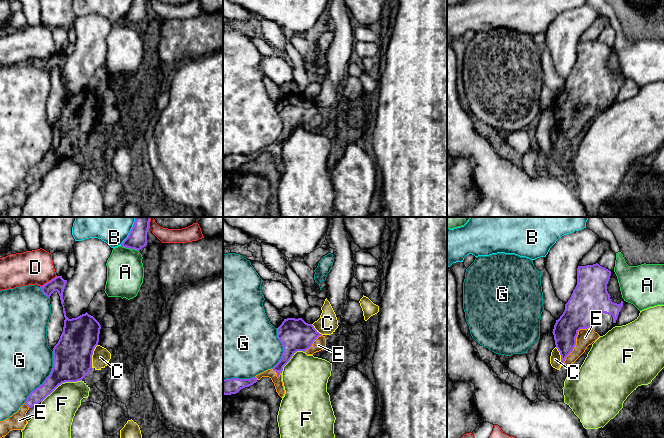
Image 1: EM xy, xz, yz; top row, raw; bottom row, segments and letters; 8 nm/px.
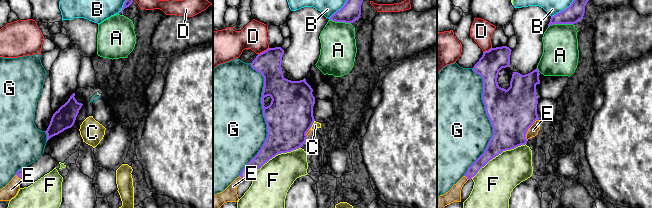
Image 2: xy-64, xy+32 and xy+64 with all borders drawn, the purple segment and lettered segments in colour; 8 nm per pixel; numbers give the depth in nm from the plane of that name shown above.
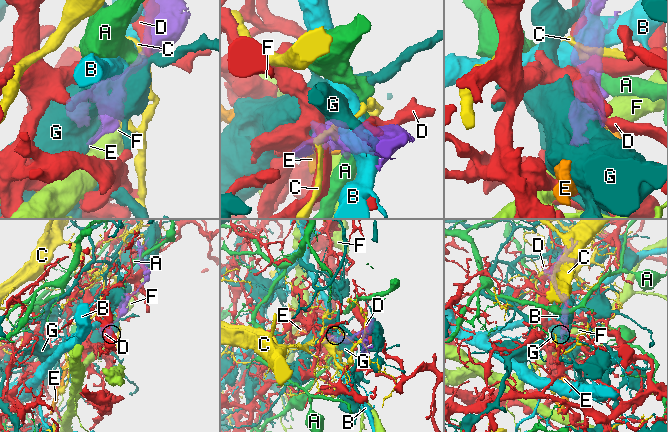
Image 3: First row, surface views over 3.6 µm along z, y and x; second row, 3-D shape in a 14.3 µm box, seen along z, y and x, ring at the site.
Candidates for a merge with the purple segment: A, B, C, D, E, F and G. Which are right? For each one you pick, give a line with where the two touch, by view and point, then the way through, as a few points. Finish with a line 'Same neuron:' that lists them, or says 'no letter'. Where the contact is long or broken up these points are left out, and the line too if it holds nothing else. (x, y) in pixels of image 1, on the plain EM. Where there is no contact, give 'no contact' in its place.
E: contact yz (575, 117)
Same neuron: E

